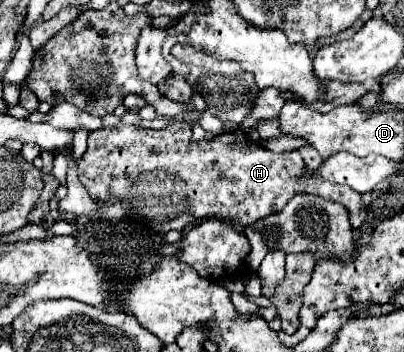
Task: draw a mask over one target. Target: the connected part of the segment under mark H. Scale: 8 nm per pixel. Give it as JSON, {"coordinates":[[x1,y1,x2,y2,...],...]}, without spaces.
{"coordinates":[[173,122,163,130,137,128,137,126,109,126,99,128,89,134,89,148,79,162,79,180,85,188,91,188,95,200,121,200,125,214,135,218,141,212,141,220,149,224,153,232,183,230,185,226,203,220,203,218,221,218,249,226,259,218,277,214,285,204,297,194,315,194,319,198,339,202,349,210,351,228,361,228,367,218,367,208,363,206,361,194,349,186,331,184,315,180,311,184,299,184,301,174,305,172,305,162,297,150,275,154,265,150,261,144,253,142,243,130,231,130,217,134,213,138,203,138,195,142,191,138,191,126,185,122]]}

